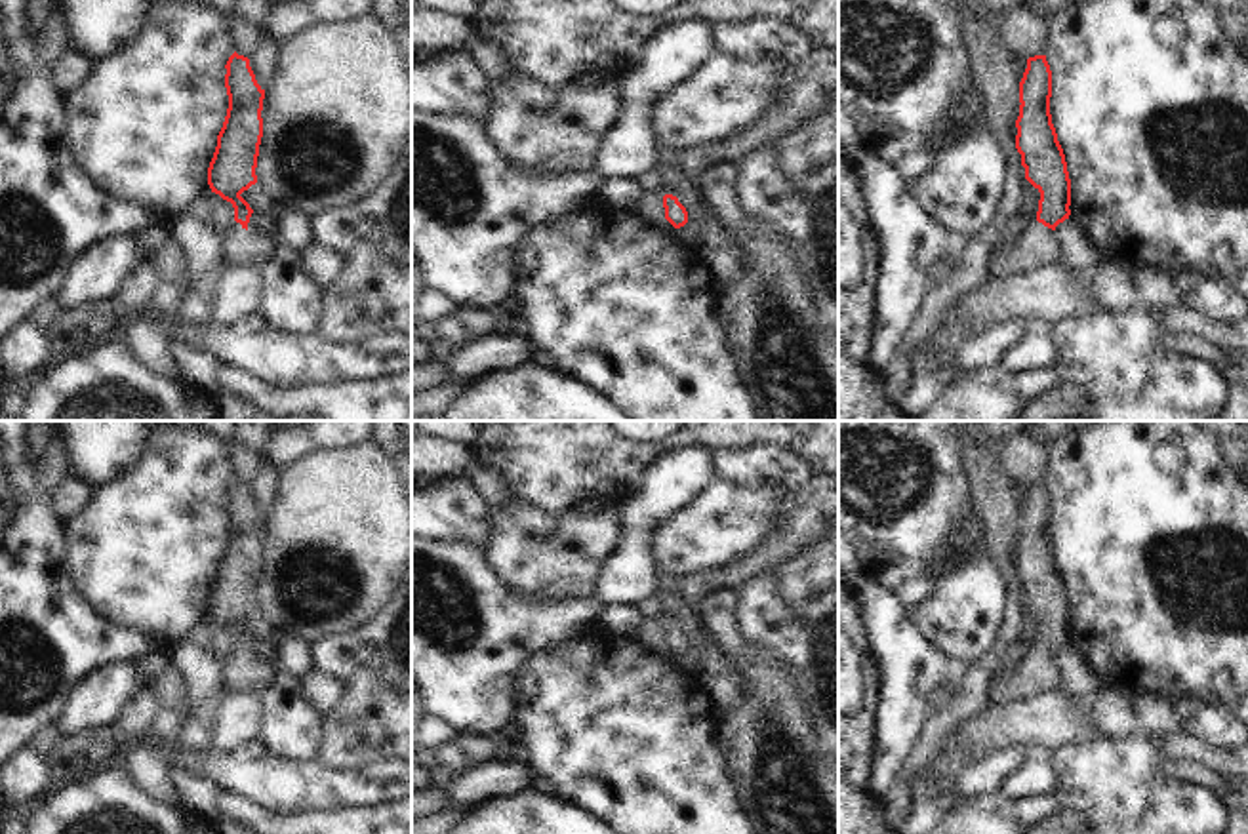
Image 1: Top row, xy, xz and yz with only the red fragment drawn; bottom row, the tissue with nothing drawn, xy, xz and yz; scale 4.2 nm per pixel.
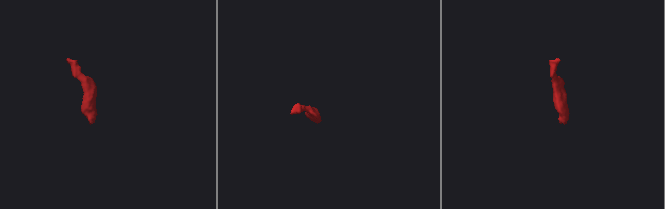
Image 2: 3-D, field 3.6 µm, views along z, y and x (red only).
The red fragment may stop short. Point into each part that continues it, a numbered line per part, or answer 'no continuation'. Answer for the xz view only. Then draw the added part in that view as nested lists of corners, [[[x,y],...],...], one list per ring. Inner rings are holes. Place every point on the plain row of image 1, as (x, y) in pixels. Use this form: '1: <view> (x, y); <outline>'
no continuation

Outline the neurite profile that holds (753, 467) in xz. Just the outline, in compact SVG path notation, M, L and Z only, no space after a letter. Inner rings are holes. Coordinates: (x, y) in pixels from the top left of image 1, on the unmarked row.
M785 446L711 449L711 459L716 478L728 478L749 489L777 486L787 495L815 472L806 459Z

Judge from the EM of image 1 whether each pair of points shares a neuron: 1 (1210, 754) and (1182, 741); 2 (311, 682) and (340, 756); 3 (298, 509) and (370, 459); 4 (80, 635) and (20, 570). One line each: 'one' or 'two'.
1: one
2: two
3: one
4: one

